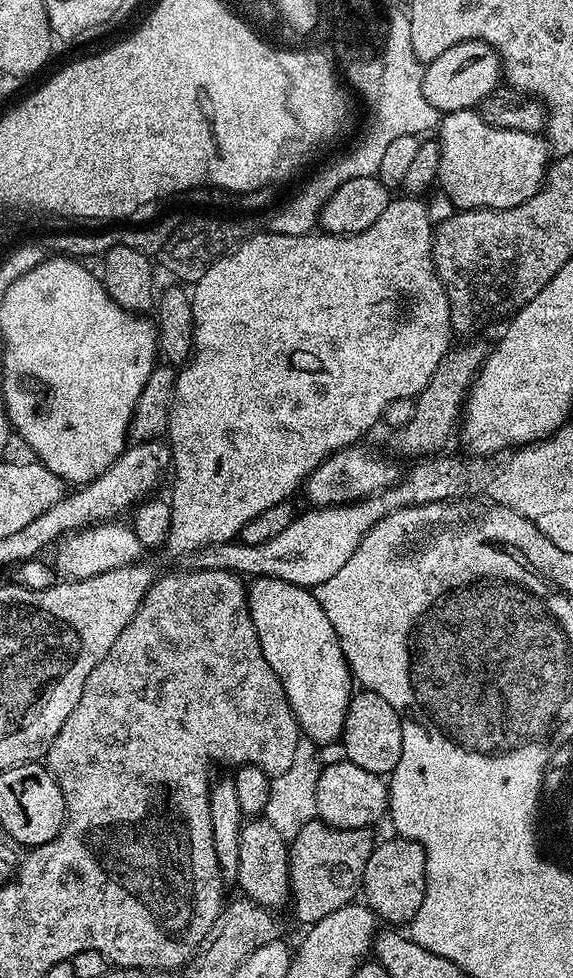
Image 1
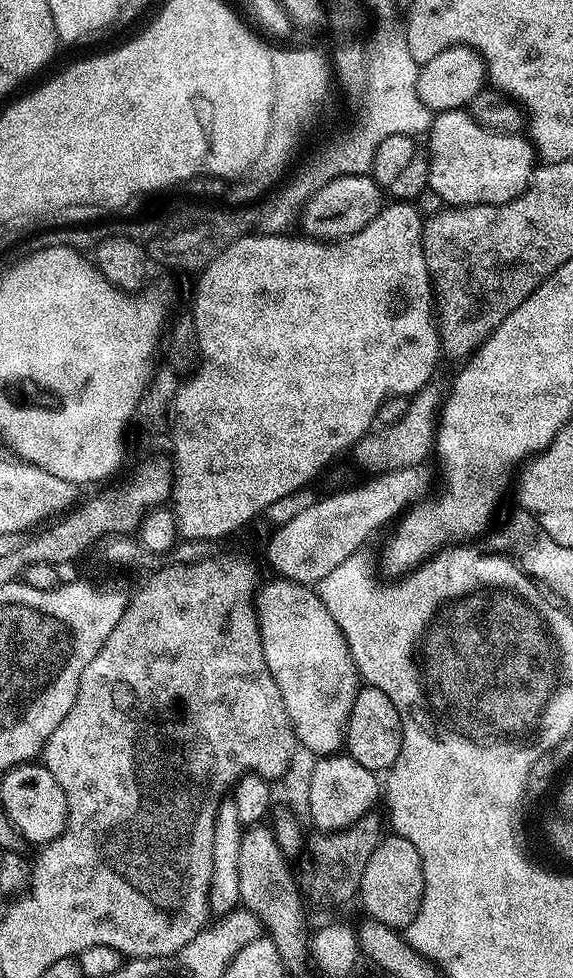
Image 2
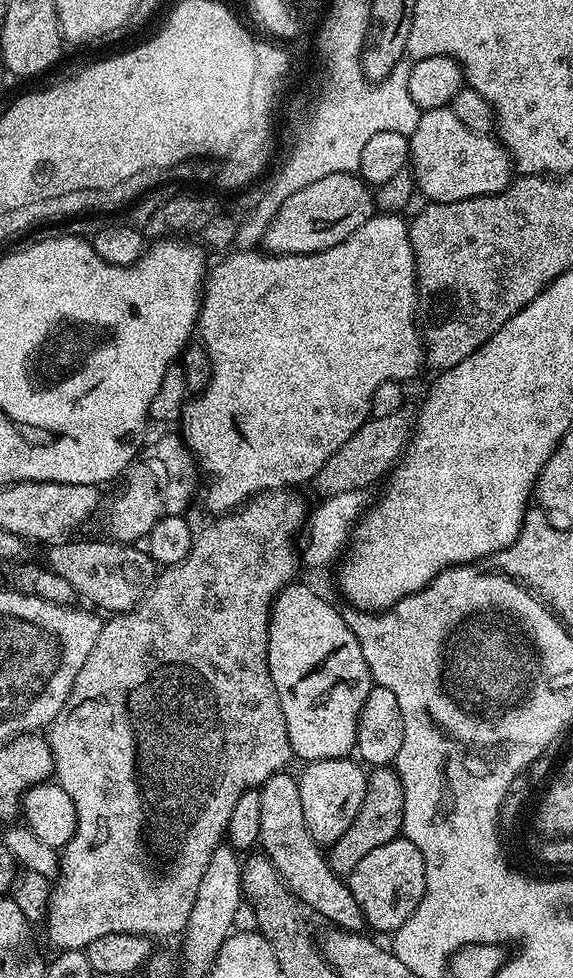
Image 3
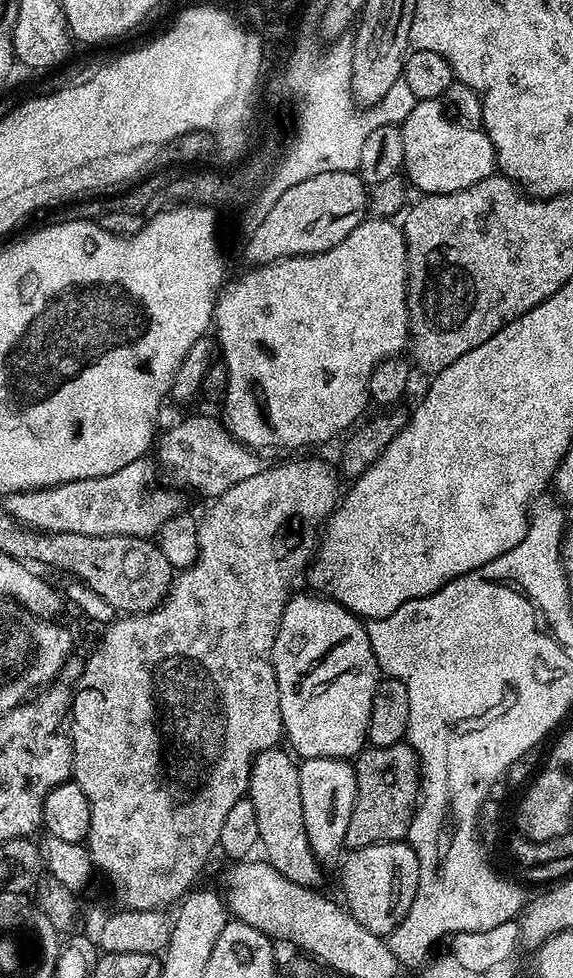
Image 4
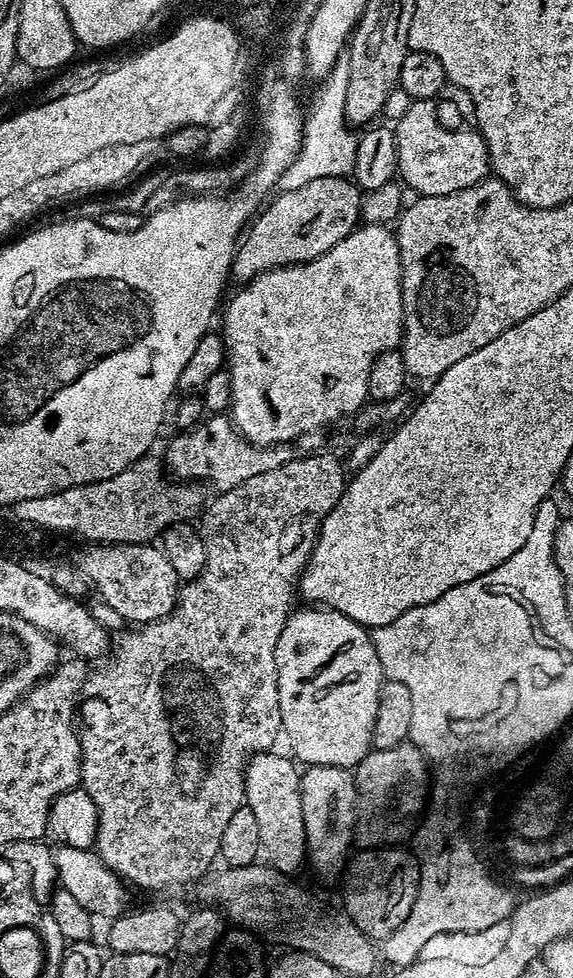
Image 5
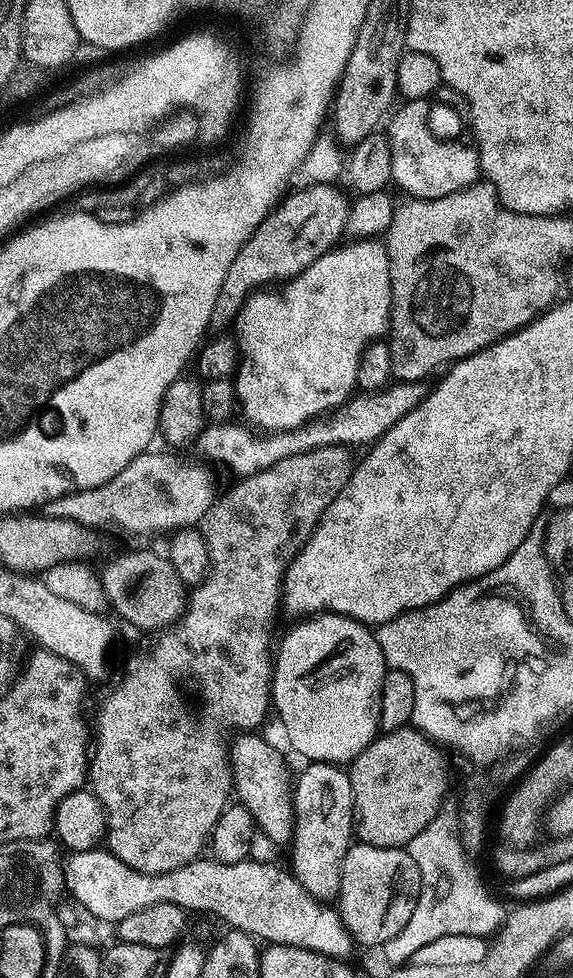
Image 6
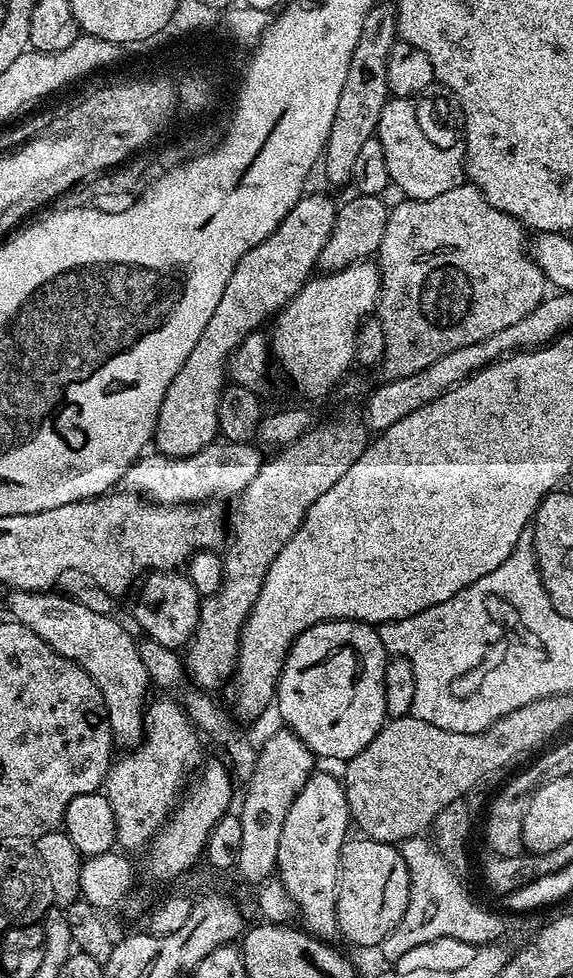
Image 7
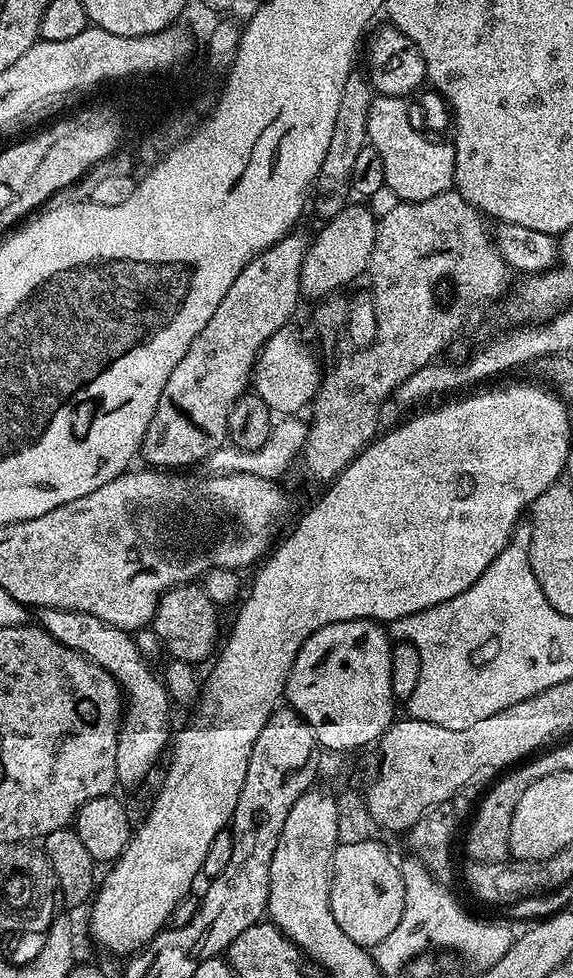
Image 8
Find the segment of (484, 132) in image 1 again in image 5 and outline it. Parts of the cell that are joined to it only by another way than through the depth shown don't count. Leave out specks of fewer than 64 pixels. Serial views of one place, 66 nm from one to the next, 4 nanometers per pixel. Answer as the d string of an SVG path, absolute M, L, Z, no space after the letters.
M412 100L406 114L398 117L394 124L399 179L420 196L441 196L466 190L466 186L479 184L490 172L488 151L479 131L455 132L452 128L443 128L436 117L436 106L436 100Z

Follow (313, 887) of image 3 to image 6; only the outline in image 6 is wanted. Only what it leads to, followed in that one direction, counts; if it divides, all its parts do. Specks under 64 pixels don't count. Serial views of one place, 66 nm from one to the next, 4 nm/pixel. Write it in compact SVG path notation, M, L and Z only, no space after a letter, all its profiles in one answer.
M262 737L238 738L229 745L229 764L232 768L233 791L237 801L250 810L257 829L276 844L287 845L292 839L293 814L292 782L286 774L283 756Z

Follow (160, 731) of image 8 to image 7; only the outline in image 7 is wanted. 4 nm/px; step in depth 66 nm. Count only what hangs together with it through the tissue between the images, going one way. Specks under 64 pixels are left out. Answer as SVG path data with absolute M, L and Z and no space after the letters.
M12 590L8 596L8 612L13 621L38 634L46 646L53 648L62 658L70 658L102 690L108 707L108 721L113 737L117 741L136 742L144 735L146 727L146 705L149 703L149 676L139 657L137 637L132 637L118 621L80 600L71 600L68 596L59 596L59 591L27 592Z

